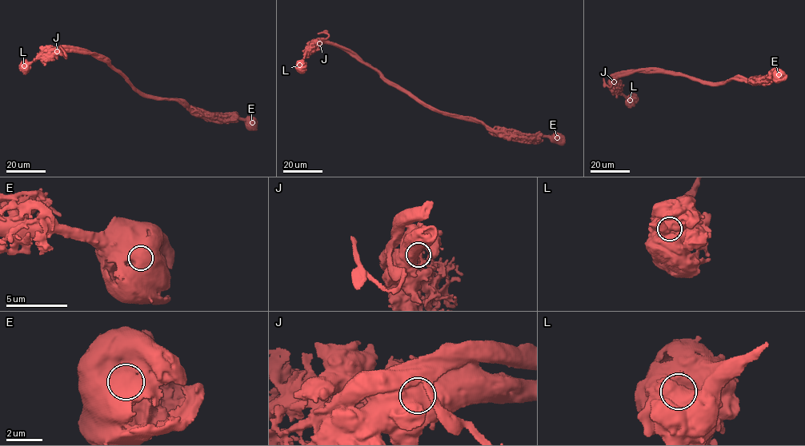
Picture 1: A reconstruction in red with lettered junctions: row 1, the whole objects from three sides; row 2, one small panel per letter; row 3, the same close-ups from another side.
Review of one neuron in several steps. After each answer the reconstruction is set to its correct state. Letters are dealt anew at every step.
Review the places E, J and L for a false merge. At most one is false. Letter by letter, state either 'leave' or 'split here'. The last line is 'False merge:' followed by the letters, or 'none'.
E: leave
J: split here
L: leave
False merge: J

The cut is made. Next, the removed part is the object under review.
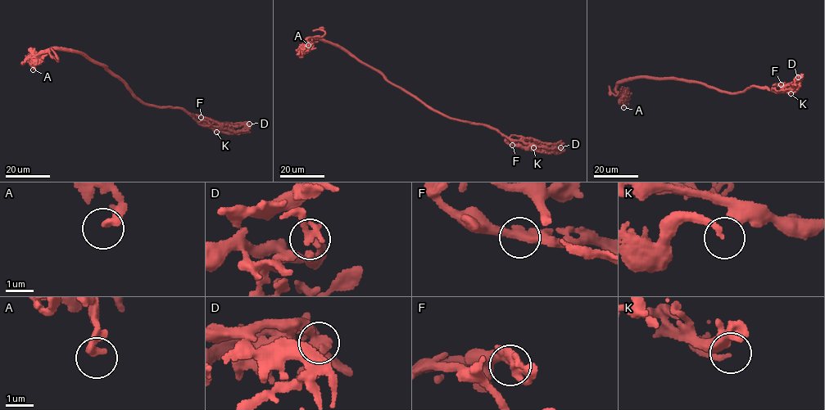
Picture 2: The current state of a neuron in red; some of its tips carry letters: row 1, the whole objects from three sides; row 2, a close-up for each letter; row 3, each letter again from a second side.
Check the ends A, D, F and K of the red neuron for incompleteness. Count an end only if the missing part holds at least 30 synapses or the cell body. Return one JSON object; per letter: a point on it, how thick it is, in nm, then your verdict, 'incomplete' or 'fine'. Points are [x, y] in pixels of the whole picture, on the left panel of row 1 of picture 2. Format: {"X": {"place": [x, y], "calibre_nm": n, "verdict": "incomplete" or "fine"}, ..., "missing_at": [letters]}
{"A": {"place": [33, 69], "calibre_nm": 320, "verdict": "fine"}, "D": {"place": [249, 123], "calibre_nm": 220, "verdict": "fine"}, "F": {"place": [201, 117], "calibre_nm": 440, "verdict": "fine"}, "K": {"place": [216, 132], "calibre_nm": 150, "verdict": "fine"}, "missing_at": []}

